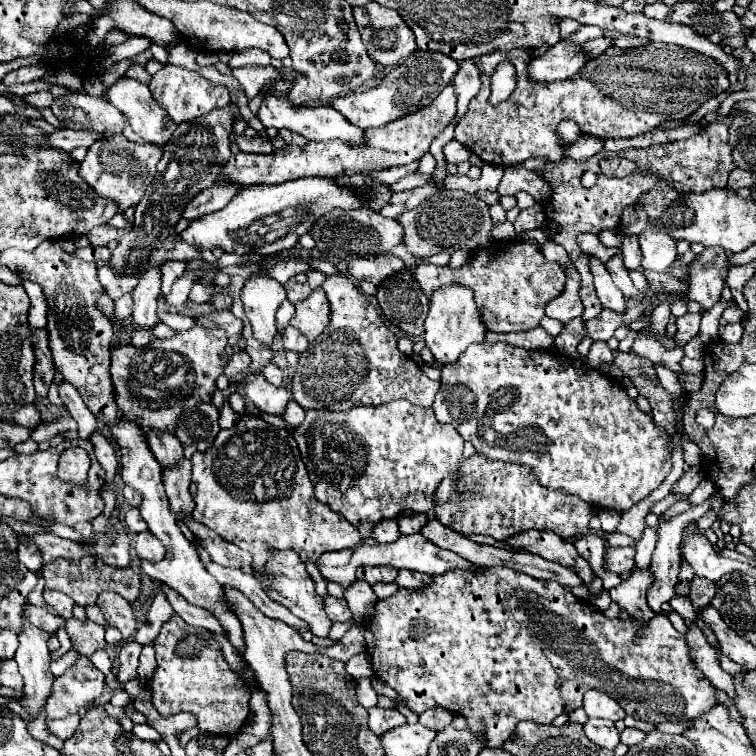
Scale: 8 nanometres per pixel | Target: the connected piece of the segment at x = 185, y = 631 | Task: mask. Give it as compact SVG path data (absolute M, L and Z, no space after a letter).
M172 615L154 641L158 667L148 683L152 705L162 717L188 711L196 717L196 729L210 735L234 735L248 717L248 691L228 667L220 645L208 631L192 627L178 615Z

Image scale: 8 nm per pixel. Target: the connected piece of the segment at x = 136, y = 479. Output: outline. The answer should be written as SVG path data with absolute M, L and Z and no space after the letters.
M120 411L120 419L116 419L116 423L108 423L106 427L110 429L114 443L120 449L122 481L142 495L142 507L138 507L140 513L142 513L142 519L148 523L150 531L156 535L156 539L160 539L164 543L164 547L166 547L166 555L164 555L162 561L158 561L158 563L140 561L142 571L148 577L152 577L152 579L156 579L160 583L166 583L168 587L178 591L188 603L198 605L198 607L206 607L206 611L210 611L218 619L218 623L224 627L224 633L226 633L228 641L234 645L236 653L242 657L244 671L252 671L248 667L248 663L244 661L244 635L242 635L244 631L240 627L240 619L236 619L236 615L228 609L228 605L226 605L226 601L222 597L224 591L222 591L220 583L216 583L216 579L212 579L212 575L204 569L194 545L182 535L182 531L178 527L178 519L176 519L176 515L172 515L172 509L168 507L168 497L164 495L162 467L160 467L160 463L156 463L156 457L152 455L152 451L150 451L150 447L146 443L142 425L138 423L138 419L128 419Z

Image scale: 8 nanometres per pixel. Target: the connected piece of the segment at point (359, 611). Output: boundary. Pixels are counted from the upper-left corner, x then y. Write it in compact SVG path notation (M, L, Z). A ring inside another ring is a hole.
M356 579L354 583L350 583L348 587L344 587L344 599L354 615L356 621L364 621L372 615L374 603L378 601L378 597L374 595L372 587L360 579Z

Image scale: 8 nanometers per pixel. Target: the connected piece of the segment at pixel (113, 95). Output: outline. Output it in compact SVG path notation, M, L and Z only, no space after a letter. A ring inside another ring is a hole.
M120 77L114 83L114 87L110 87L106 91L106 99L114 107L118 107L118 111L122 111L124 121L126 121L126 127L124 127L126 139L138 141L138 143L160 143L160 145L164 145L172 137L176 125L172 123L172 119L168 117L168 113L162 111L158 107L158 103L154 103L148 85L142 85L142 83L134 81L134 79L128 79L128 77Z

